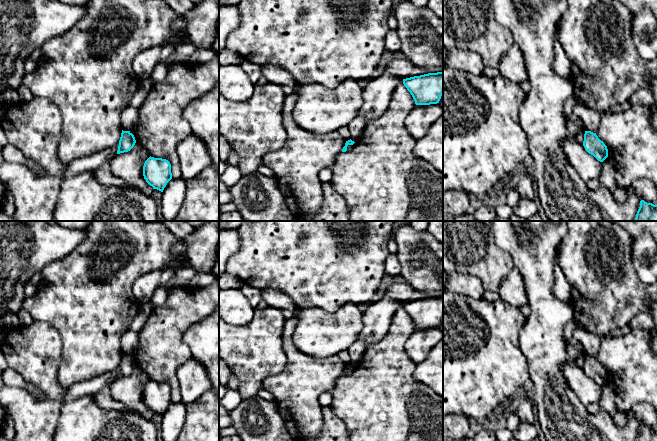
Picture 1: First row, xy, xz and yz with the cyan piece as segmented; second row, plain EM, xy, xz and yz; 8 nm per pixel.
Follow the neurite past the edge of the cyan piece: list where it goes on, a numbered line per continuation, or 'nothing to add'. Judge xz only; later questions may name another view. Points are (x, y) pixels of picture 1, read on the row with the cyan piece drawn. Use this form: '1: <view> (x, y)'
1: xz (356, 126)

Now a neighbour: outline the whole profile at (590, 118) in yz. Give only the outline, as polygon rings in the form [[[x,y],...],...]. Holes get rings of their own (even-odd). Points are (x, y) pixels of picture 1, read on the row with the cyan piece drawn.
[[[575,105],[572,110],[573,118],[582,122],[586,131],[595,133],[600,124],[601,113],[582,105]]]

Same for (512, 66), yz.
[[[514,43],[501,58],[497,67],[499,75],[516,83],[528,80],[524,56],[516,43]]]

